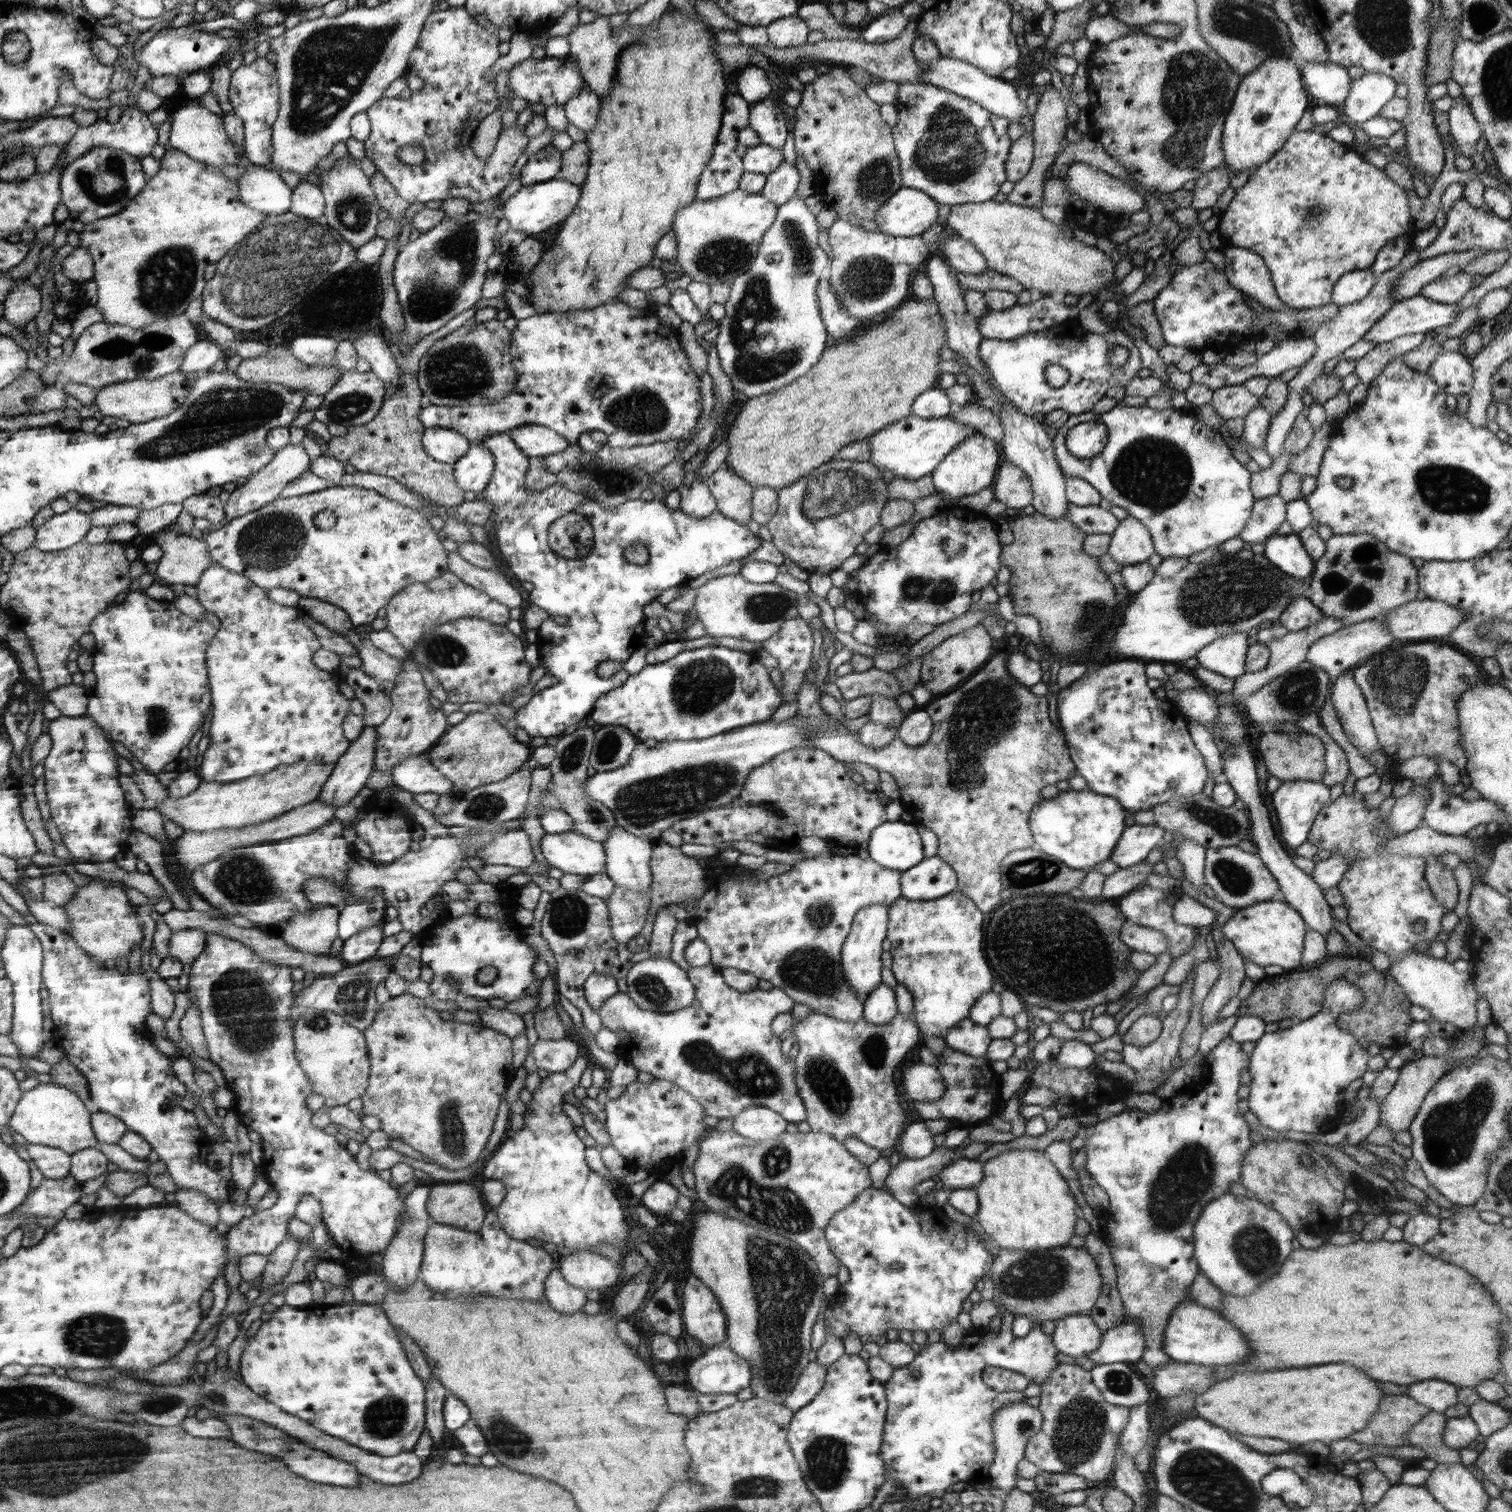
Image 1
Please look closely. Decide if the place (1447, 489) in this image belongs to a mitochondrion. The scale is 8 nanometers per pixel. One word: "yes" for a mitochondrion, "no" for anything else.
yes

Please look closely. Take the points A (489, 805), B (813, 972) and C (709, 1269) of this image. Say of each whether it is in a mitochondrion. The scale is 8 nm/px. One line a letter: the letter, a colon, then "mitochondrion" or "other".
A: mitochondrion
B: mitochondrion
C: other

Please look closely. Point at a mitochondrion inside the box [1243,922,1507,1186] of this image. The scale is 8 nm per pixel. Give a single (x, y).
(1450, 1130)

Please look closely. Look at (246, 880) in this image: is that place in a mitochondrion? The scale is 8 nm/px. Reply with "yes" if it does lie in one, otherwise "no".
yes

